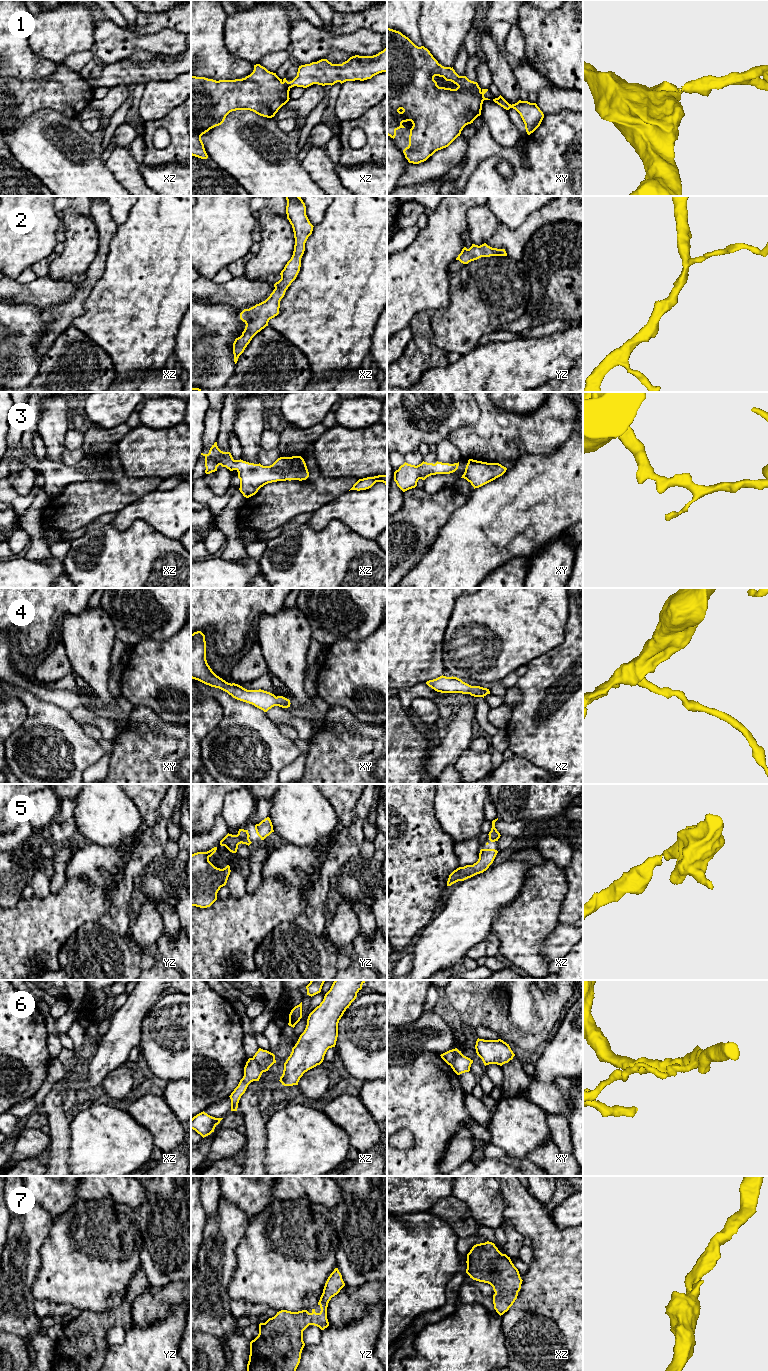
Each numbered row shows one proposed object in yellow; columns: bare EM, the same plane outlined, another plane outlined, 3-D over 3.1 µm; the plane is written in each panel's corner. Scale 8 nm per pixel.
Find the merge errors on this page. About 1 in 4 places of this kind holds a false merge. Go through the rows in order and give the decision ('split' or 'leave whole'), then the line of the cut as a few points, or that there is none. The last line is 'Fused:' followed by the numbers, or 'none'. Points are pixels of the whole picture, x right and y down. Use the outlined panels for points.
1: split; cut in xz along (282, 82), (289, 88)
2: leave whole; no cut
3: leave whole; no cut
4: leave whole; no cut
5: leave whole; no cut
6: split; cut in xz along (253, 1057), (262, 1072)
7: leave whole; no cut
Fused: 1, 6

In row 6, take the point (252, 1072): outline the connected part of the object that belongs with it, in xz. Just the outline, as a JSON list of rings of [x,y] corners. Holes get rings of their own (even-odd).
[[[249,1058],[244,1067],[244,1076],[238,1086],[229,1096],[231,1099],[231,1111],[237,1111],[241,1096],[245,1093],[248,1085],[253,1081],[259,1081],[262,1071],[254,1058]]]

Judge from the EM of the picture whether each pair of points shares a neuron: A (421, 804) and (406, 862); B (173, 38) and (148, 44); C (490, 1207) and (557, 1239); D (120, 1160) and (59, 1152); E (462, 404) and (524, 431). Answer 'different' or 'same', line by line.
A: same
B: same
C: different
D: different
E: different

